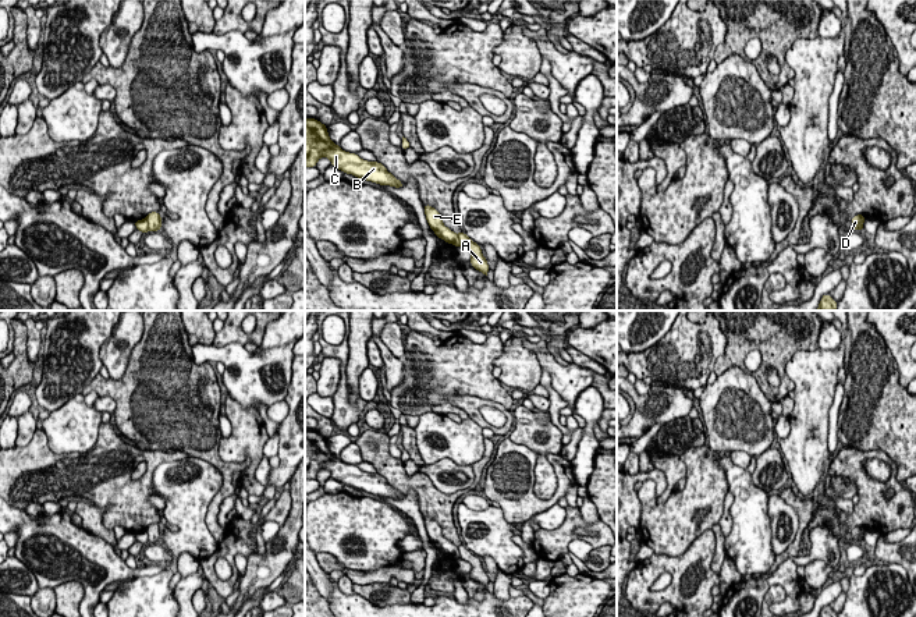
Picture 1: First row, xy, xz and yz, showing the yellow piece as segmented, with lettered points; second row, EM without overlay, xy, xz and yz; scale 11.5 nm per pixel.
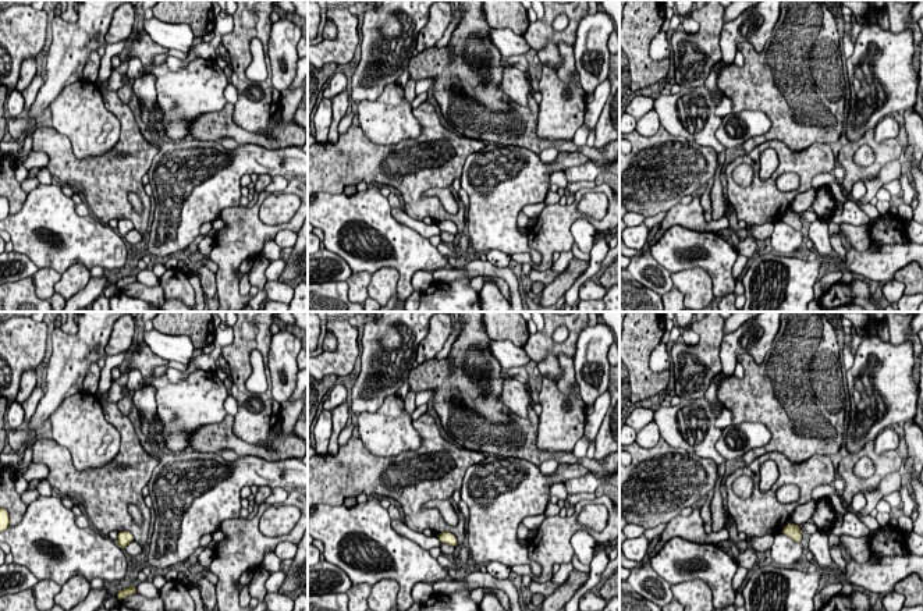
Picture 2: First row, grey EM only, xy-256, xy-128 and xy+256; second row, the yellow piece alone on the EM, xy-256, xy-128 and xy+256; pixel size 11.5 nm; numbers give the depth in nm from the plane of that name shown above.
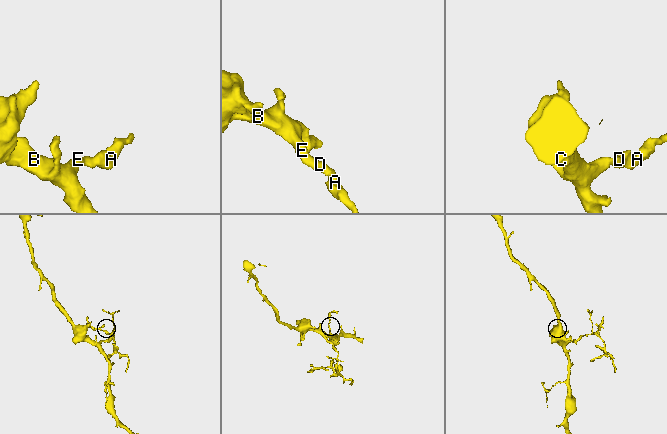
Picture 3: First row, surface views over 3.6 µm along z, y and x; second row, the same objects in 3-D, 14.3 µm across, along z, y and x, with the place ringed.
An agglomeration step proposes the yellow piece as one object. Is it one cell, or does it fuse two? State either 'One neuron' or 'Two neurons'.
Two neurons

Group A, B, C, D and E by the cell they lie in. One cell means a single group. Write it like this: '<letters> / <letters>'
A D / B C E

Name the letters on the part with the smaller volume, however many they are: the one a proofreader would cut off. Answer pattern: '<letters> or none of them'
A, D

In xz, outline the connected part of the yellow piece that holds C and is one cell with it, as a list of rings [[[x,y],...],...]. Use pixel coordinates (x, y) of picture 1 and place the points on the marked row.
[[[305,117],[305,167],[316,167],[320,157],[331,160],[331,166],[342,173],[380,185],[402,188],[404,184],[379,162],[368,162],[356,153],[344,152],[327,132],[327,127],[316,118]]]

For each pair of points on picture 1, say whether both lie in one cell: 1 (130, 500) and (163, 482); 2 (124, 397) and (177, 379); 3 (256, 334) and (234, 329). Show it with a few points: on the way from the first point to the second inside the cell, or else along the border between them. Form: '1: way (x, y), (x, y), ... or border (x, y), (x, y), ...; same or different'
1: border (173, 461), (153, 471), (153, 490), (159, 496); different
2: way (137, 397), (152, 397), (164, 392); same
3: way (251, 337), (240, 334); same

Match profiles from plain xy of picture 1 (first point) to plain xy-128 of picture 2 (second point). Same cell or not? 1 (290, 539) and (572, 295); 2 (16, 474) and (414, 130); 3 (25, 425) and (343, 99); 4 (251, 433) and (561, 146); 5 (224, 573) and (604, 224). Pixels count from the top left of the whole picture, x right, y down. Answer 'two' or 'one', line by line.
1: two
2: two
3: one
4: two
5: two

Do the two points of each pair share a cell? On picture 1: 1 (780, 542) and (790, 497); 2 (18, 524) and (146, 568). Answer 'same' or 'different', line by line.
1: different
2: same

